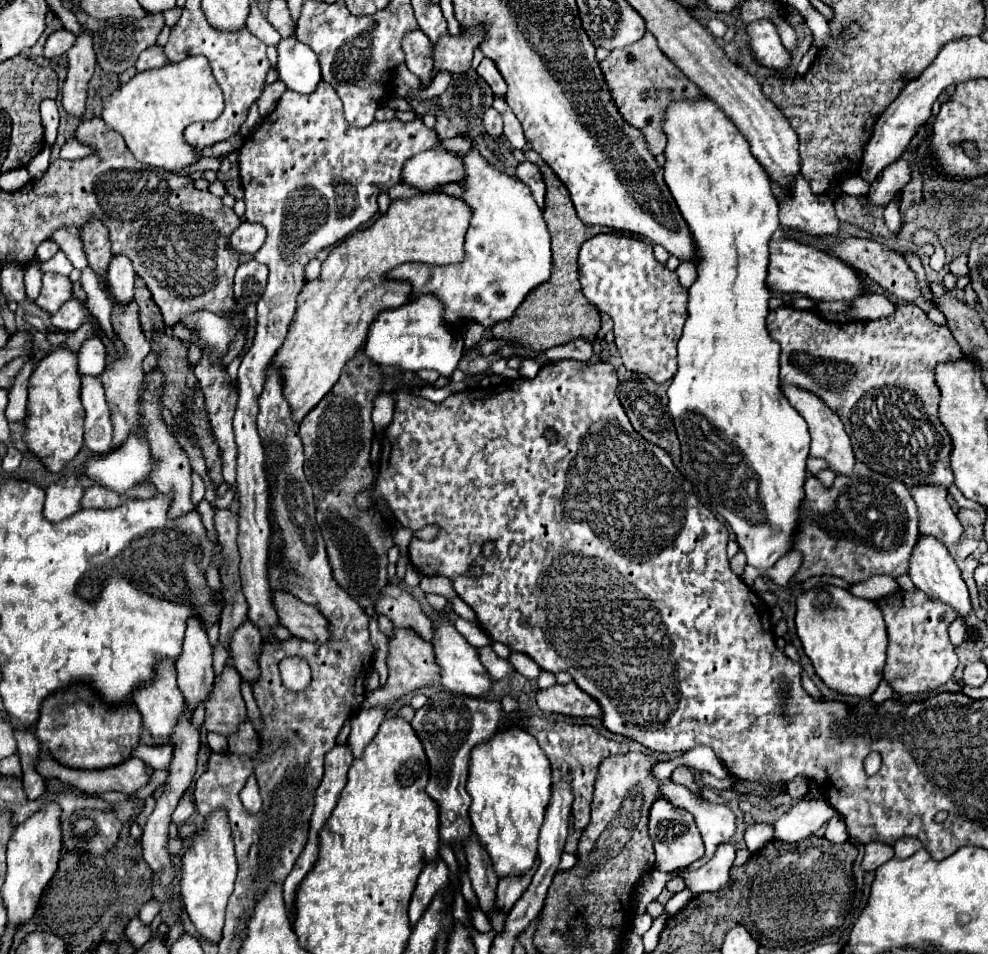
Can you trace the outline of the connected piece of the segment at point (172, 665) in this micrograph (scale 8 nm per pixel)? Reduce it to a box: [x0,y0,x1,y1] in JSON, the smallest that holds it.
[136,660,186,742]

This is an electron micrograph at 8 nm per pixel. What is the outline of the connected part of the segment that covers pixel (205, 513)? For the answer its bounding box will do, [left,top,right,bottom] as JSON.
[197,499,217,542]

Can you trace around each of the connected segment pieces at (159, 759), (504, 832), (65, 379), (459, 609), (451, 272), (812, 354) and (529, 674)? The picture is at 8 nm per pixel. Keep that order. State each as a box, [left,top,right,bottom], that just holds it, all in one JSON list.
[[131,743,172,770],[466,724,550,878],[24,348,84,472],[450,598,476,622],[386,146,550,328],[766,302,960,488],[508,652,540,678]]

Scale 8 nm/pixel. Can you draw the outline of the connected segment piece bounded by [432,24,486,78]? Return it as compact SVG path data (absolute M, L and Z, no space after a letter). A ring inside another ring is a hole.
M480 24L472 28L462 28L458 38L454 38L452 34L440 36L440 40L432 46L432 60L434 60L432 78L436 78L436 74L444 70L450 74L466 72L470 68L472 54L484 40L484 36L486 30Z

